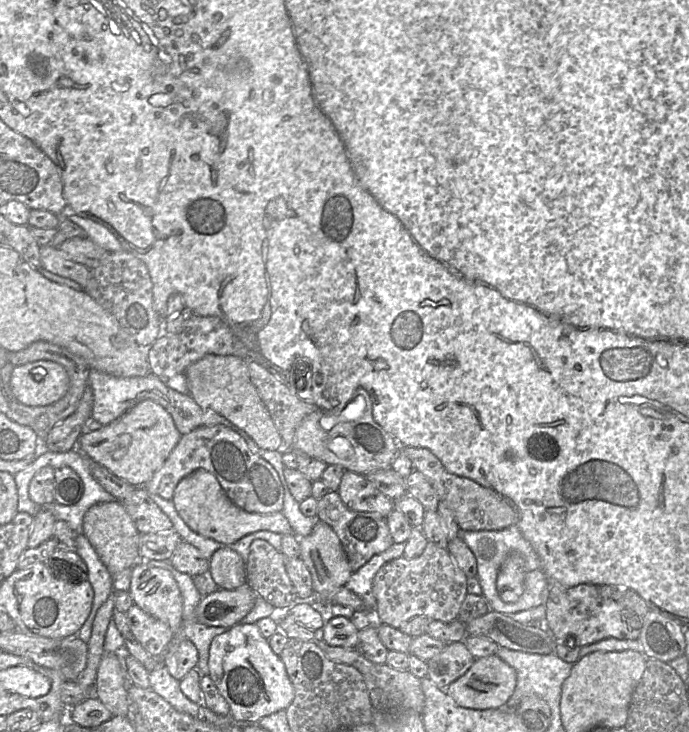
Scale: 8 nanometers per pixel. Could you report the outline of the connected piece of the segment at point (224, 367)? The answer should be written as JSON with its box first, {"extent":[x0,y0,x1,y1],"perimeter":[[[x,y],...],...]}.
{"extent":[187,355,282,450],"perimeter":[[[233,355],[204,356],[187,369],[189,394],[201,408],[221,415],[243,430],[260,448],[282,450],[282,437],[250,379],[246,362]]]}

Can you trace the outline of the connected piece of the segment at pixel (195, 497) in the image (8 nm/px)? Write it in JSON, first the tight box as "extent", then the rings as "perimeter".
{"extent":[171,469,293,545],"perimeter":[[[203,469],[184,477],[177,484],[171,501],[189,528],[223,545],[231,545],[244,536],[258,531],[270,531],[281,535],[293,534],[293,529],[282,512],[251,513],[237,507],[228,498],[217,478]]]}

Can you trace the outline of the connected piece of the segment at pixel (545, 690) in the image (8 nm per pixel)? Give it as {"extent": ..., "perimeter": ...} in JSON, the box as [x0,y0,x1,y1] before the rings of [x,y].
{"extent":[496,646,573,714],"perimeter":[[[499,646],[496,654],[513,667],[517,675],[517,684],[513,695],[507,701],[507,709],[517,709],[524,698],[536,696],[549,705],[551,714],[558,714],[557,705],[561,699],[562,684],[570,675],[573,664],[562,660],[555,652],[549,655],[531,654]]]}

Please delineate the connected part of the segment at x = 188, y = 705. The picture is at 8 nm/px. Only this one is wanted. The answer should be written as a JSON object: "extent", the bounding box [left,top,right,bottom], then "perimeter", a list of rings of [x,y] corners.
{"extent":[149,665,201,715],"perimeter":[[[159,665],[149,672],[150,689],[158,693],[169,702],[176,710],[198,715],[201,704],[190,700],[180,689],[179,680],[174,678],[164,665]]]}

